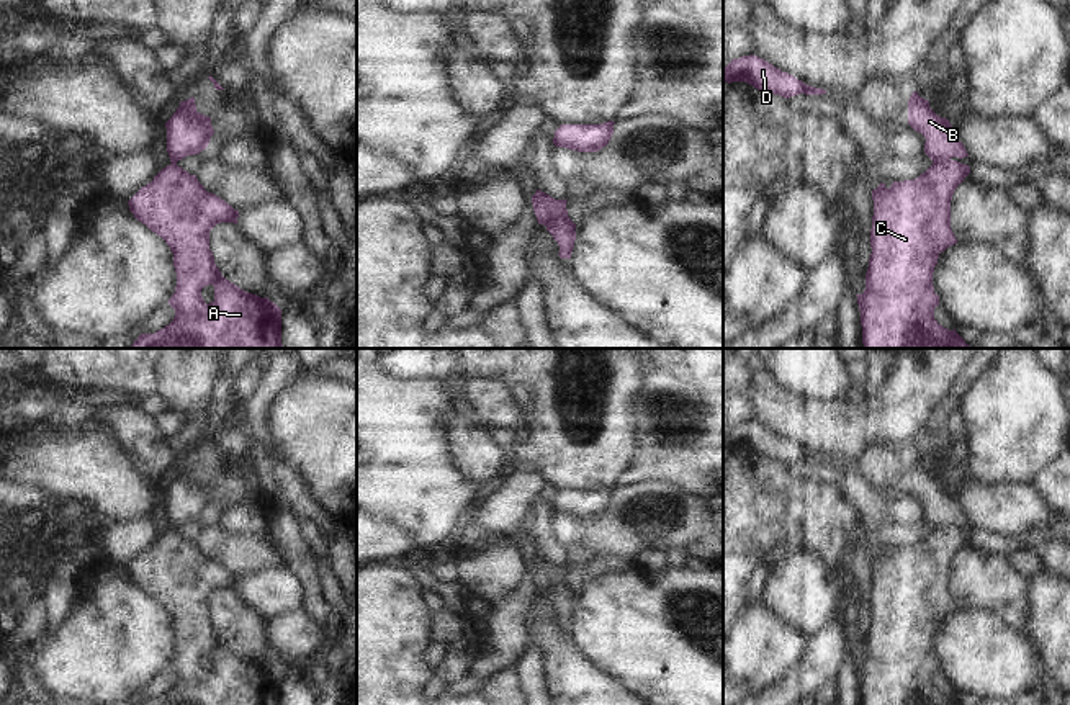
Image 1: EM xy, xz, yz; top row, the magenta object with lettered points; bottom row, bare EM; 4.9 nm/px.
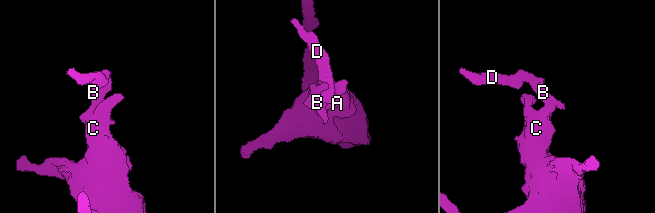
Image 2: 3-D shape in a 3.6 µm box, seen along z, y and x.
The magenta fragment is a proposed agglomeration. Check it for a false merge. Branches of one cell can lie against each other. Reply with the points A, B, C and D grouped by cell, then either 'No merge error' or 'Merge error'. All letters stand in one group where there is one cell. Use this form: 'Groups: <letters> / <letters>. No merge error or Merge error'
Groups: A C / B D. Merge error

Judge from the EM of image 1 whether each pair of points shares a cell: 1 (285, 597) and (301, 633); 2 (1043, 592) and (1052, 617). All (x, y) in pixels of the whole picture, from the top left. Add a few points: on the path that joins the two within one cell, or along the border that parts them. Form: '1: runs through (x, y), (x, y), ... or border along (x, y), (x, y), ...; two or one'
1: border along (303, 607), (282, 614), (270, 622); two
2: runs through (1049, 599), (1052, 610); one

